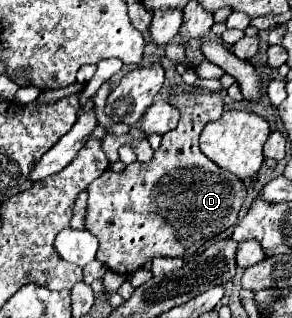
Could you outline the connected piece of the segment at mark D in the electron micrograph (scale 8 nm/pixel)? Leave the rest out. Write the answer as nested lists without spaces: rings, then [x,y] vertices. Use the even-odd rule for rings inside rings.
[[[176,95],[170,97],[170,101],[180,109],[182,117],[178,121],[178,127],[164,135],[162,145],[154,151],[154,157],[148,163],[134,161],[126,165],[122,173],[106,169],[86,189],[88,191],[86,229],[100,241],[96,259],[122,275],[132,275],[134,271],[142,269],[144,263],[156,257],[172,257],[172,259],[192,257],[206,241],[212,241],[216,235],[236,225],[238,211],[246,197],[244,183],[236,175],[212,163],[198,147],[198,137],[204,125],[220,119],[222,99],[216,95]]]

